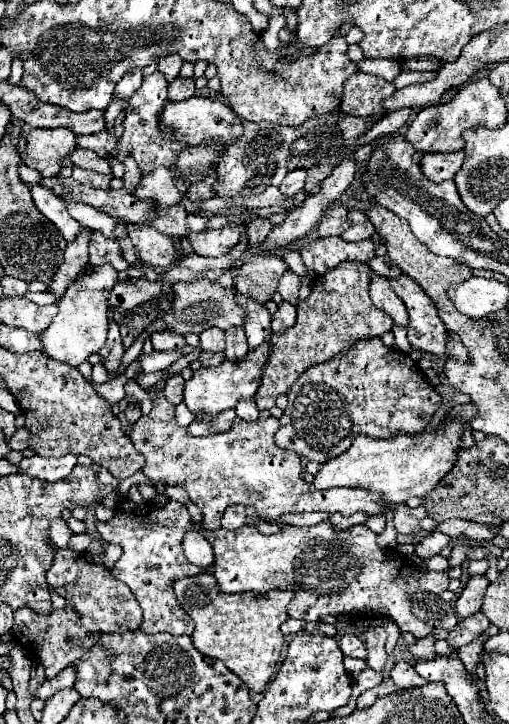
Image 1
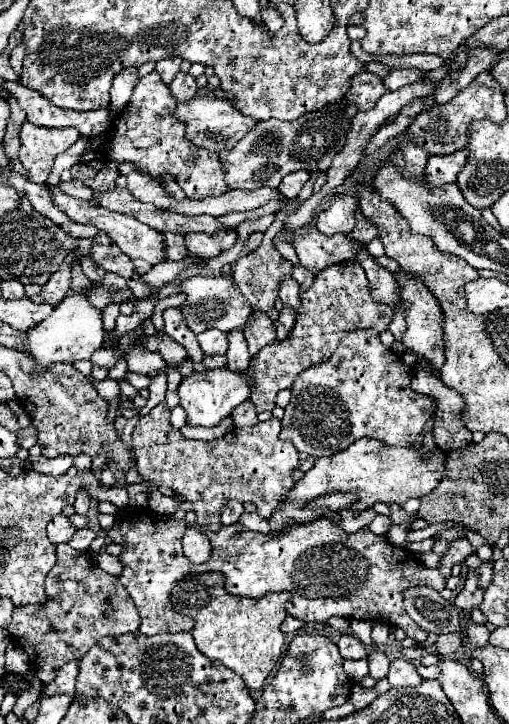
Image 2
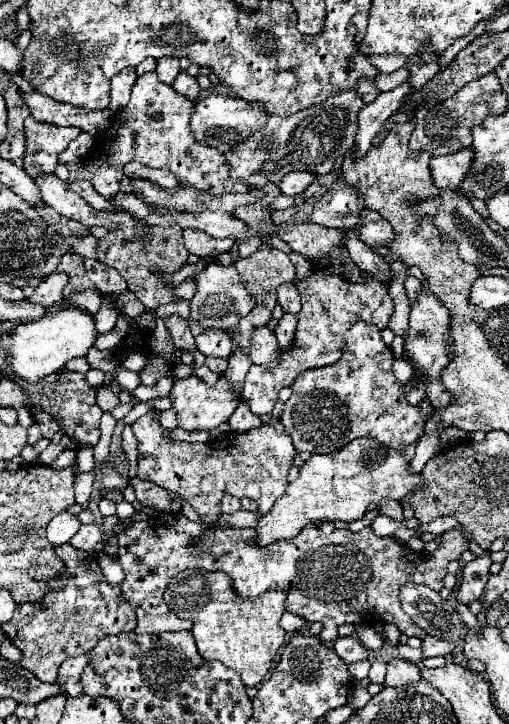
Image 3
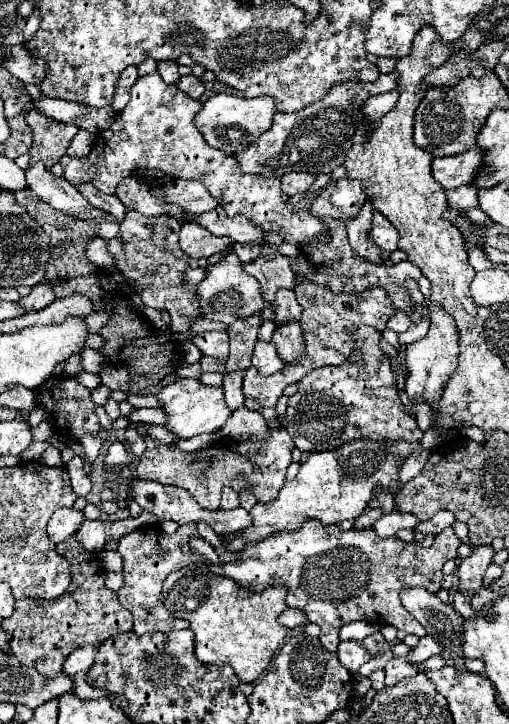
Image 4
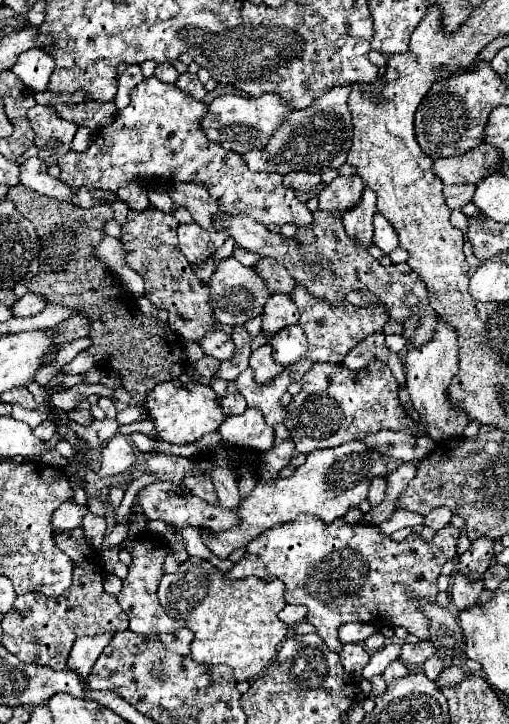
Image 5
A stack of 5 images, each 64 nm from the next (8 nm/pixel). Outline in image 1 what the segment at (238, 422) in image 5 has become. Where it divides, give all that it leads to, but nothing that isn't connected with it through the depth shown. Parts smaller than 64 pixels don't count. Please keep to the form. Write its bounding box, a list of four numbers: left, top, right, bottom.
[236,398,258,422]

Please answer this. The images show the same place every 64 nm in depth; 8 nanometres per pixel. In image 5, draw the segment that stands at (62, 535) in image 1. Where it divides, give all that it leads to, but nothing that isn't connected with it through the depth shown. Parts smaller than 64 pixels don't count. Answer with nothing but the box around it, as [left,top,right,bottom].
[52,502,88,536]

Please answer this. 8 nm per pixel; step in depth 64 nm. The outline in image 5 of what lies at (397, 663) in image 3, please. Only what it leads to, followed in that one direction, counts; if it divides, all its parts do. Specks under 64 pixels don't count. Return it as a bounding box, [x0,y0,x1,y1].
[384,660,410,684]

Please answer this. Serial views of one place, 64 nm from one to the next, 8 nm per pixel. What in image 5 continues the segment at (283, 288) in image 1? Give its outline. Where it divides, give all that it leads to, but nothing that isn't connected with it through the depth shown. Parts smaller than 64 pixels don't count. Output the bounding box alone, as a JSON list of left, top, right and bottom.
[262,294,300,338]

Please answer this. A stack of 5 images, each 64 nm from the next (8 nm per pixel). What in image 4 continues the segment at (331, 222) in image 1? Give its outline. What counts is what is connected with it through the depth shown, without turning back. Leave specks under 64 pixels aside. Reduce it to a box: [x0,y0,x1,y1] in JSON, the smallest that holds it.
[310,178,366,222]

